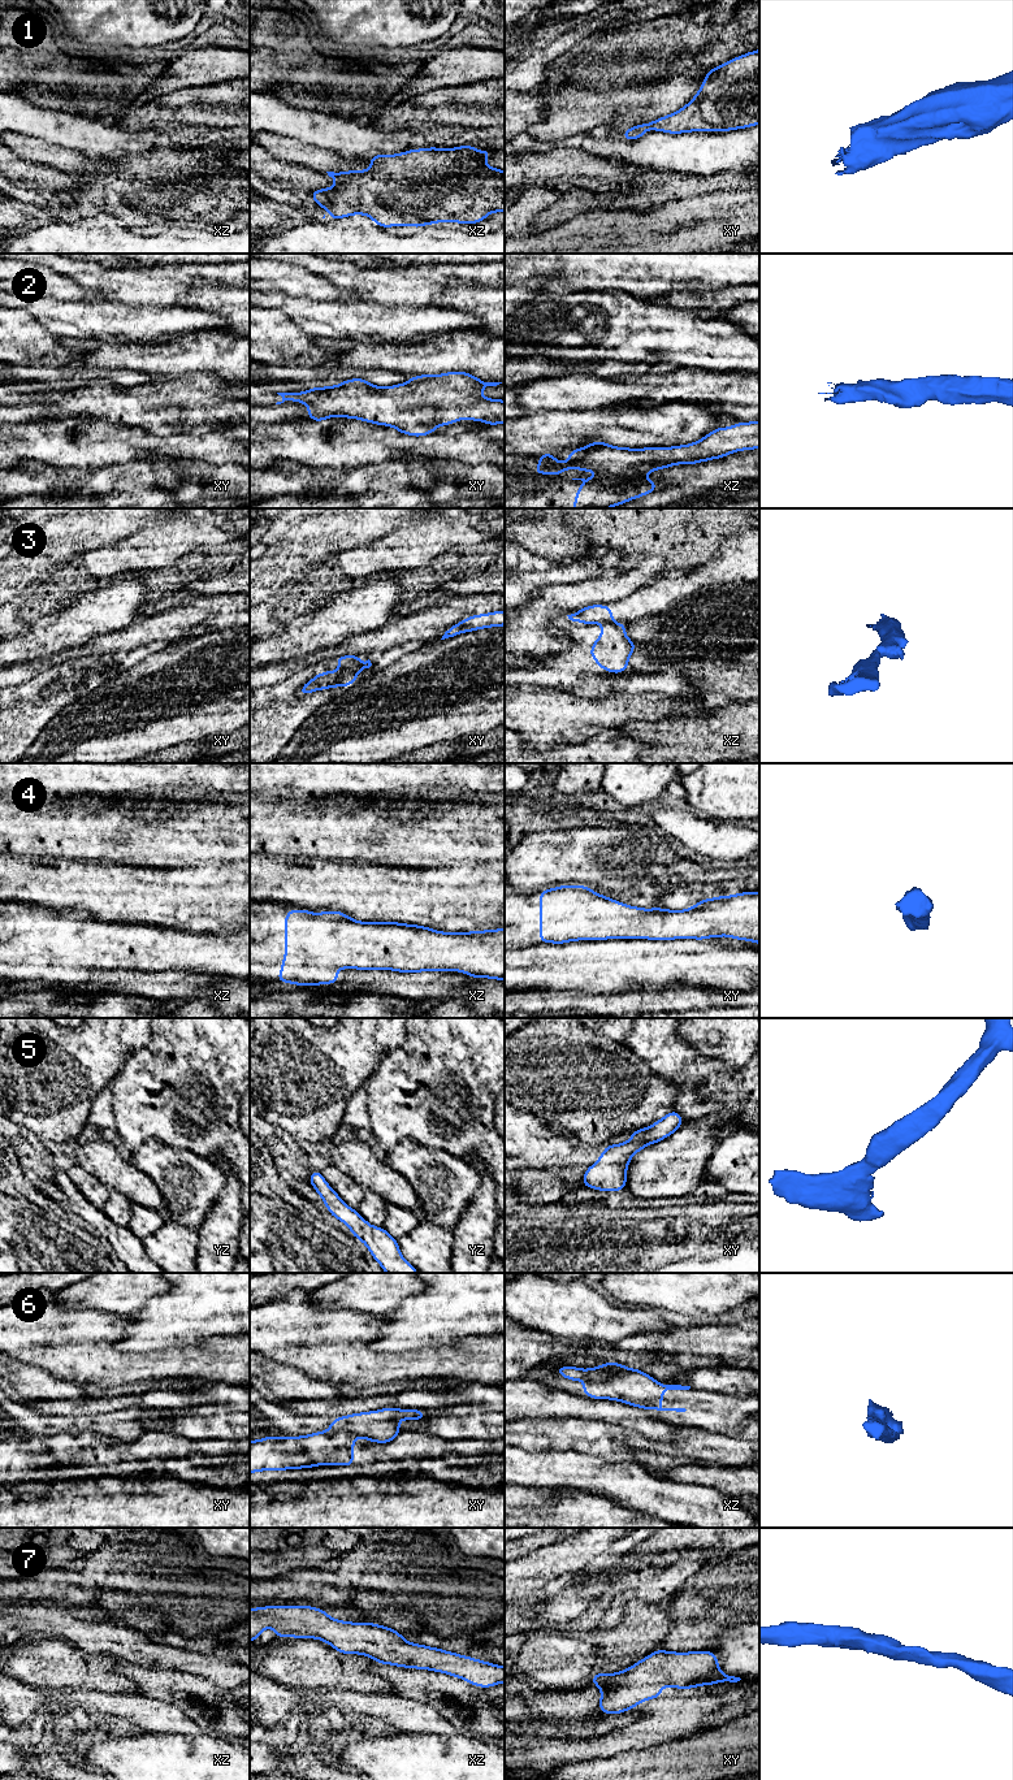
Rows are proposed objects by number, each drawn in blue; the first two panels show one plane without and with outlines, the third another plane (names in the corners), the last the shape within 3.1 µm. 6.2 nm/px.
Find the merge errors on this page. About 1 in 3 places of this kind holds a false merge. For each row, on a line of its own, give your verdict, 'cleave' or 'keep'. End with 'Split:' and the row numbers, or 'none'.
1: keep
2: keep
3: cleave
4: keep
5: keep
6: cleave
7: keep
Split: 3, 6

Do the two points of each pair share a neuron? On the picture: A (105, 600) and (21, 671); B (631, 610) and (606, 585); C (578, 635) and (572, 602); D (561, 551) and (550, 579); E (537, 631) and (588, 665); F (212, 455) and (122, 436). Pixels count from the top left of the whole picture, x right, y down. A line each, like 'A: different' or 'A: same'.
A: different
B: different
C: different
D: different
E: different
F: same

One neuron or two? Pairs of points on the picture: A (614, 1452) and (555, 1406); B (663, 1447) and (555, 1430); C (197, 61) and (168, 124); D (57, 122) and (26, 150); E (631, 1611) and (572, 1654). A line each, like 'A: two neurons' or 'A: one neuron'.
A: two neurons
B: one neuron
C: two neurons
D: two neurons
E: one neuron

